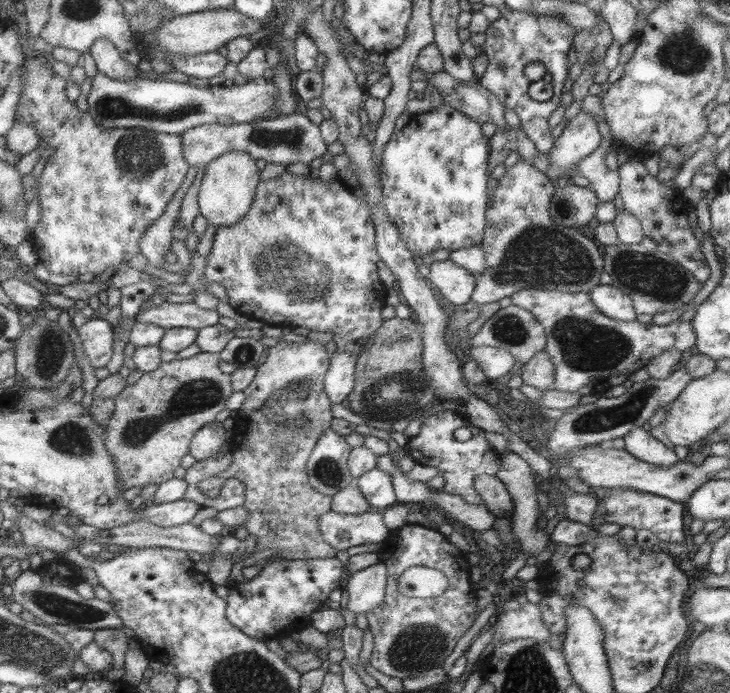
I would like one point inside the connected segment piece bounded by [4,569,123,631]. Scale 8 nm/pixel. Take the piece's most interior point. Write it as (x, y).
(54, 604)

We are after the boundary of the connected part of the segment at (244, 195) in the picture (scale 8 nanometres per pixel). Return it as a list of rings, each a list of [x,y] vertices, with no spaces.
[[[229,150],[205,165],[196,201],[199,205],[199,214],[207,225],[213,225],[215,228],[229,227],[239,225],[244,219],[259,183],[259,170],[255,166],[255,161],[247,152]]]

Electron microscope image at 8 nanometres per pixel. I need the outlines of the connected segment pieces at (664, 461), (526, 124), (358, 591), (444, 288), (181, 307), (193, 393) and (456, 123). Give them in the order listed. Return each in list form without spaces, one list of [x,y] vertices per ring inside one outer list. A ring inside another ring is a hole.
[[[642,426],[631,428],[625,436],[622,436],[622,439],[624,449],[637,460],[643,460],[661,468],[669,468],[678,460],[673,450],[651,436]]]
[[[507,10],[506,14],[499,16],[489,28],[485,29],[485,40],[482,53],[487,57],[487,66],[477,82],[492,92],[501,104],[513,108],[517,114],[520,129],[525,136],[533,142],[539,153],[548,152],[553,144],[550,128],[547,125],[549,114],[559,105],[559,97],[563,82],[567,77],[567,52],[572,47],[573,36],[576,32],[573,27],[562,18],[554,14],[532,14]],[[538,61],[545,67],[546,78],[552,84],[552,96],[543,102],[532,100],[527,94],[531,83],[523,73],[523,67],[528,62]]]
[[[381,562],[373,564],[348,575],[347,605],[345,608],[353,614],[366,614],[384,598],[386,586],[386,568]]]
[[[449,260],[433,262],[428,279],[435,291],[456,308],[469,302],[475,289],[475,276]]]
[[[193,301],[185,303],[162,302],[160,305],[141,309],[134,315],[135,323],[155,324],[164,328],[192,328],[196,331],[200,328],[216,325],[219,314],[216,310],[205,310],[198,307]]]
[[[199,352],[182,360],[171,360],[159,364],[155,370],[145,372],[135,381],[135,402],[133,386],[127,385],[115,398],[114,411],[105,426],[105,448],[111,454],[117,476],[121,478],[121,489],[137,487],[139,489],[155,484],[159,485],[173,476],[182,456],[189,453],[189,441],[203,425],[213,422],[215,414],[225,408],[225,403],[232,393],[230,374],[223,373],[217,363],[217,353]]]
[[[441,103],[438,107],[433,107],[424,113],[416,116],[410,116],[406,126],[398,132],[391,132],[389,140],[385,142],[381,152],[381,194],[383,194],[383,207],[390,224],[397,228],[400,240],[406,245],[412,256],[422,257],[428,252],[437,249],[448,249],[455,251],[463,248],[470,248],[482,243],[484,228],[486,227],[485,209],[487,206],[487,158],[489,156],[489,138],[483,135],[480,124],[465,116],[462,112],[455,110],[453,107]]]

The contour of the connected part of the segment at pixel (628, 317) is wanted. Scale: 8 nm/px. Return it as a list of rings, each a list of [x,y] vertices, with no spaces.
[[[599,284],[587,294],[595,308],[607,318],[623,320],[623,322],[635,320],[636,312],[633,310],[633,302],[629,296],[622,294],[617,288]]]

